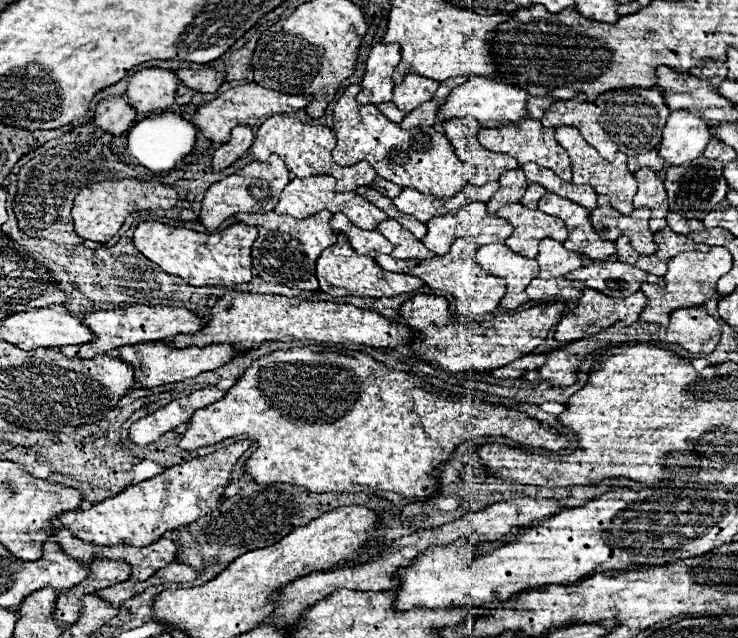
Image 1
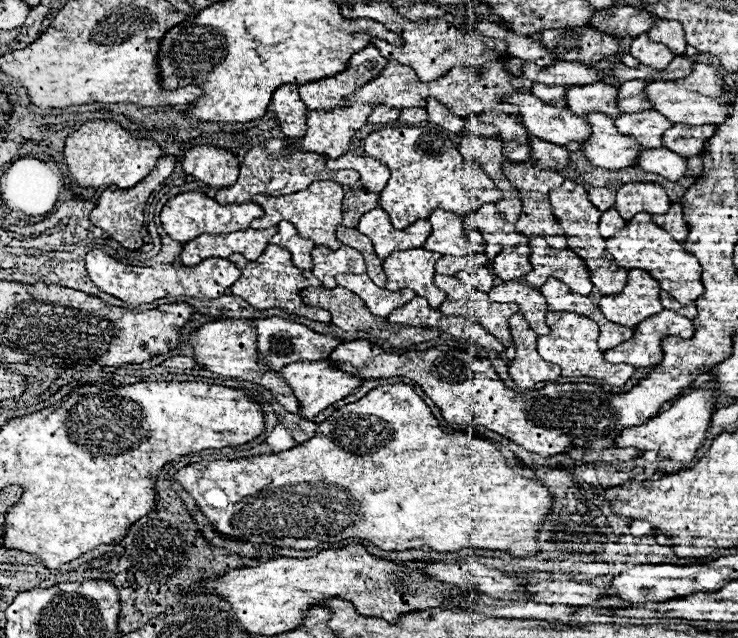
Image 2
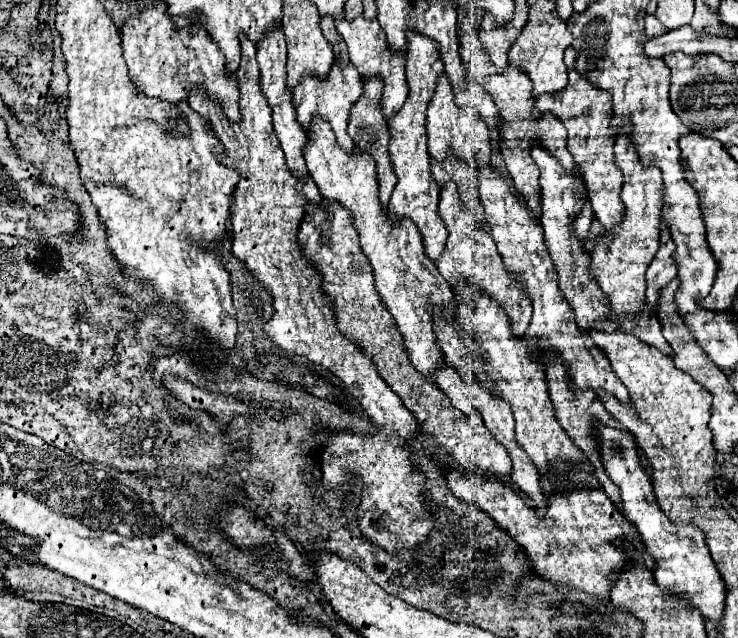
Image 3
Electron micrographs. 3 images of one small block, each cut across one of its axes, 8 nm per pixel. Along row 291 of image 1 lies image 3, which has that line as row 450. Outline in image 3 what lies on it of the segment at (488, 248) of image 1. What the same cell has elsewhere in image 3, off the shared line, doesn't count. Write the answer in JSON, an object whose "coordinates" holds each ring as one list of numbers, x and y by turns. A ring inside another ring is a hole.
{"coordinates":[[316,120,312,136,308,136,306,164,320,194,324,198,332,198,352,214,352,226,358,232,360,248,374,270,376,292,386,310,392,314,396,328,402,334,402,346,414,368,422,376,426,376,432,384,436,384,450,398,450,402,459,400,456,404,463,414,469,416,473,412,480,412,486,428,496,436,496,440,500,440,500,444,508,450,512,458,514,464,512,482,526,494,536,514,544,516,548,510,548,502,542,492,540,476,536,472,534,462,514,438,514,416,510,404,498,394,494,394,492,388,482,386,476,380,476,374,474,382,466,382,464,376,444,360,444,352,440,350,434,334,434,314,438,314,444,322,454,324,456,322,454,310,458,304,454,300,452,288,444,282,442,274,428,260,428,256,424,256,424,242,420,240,420,232,416,232,412,220,402,220,400,224,388,224,386,216,380,216,380,202,376,200,376,162,372,160,372,156,364,156,358,148,356,156,348,156,344,150,338,148,332,136,332,128,328,128,324,120]]}

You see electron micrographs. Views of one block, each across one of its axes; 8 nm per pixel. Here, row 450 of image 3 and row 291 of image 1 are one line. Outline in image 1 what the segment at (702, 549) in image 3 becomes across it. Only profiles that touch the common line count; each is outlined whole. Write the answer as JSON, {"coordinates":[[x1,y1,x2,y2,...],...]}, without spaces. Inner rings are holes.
{"coordinates":[[594,262,590,266,578,268,576,272,570,272,566,278,580,280,586,288,614,298,626,298,638,292,644,282,658,284,658,276,650,276,648,272,632,268,624,262]]}

